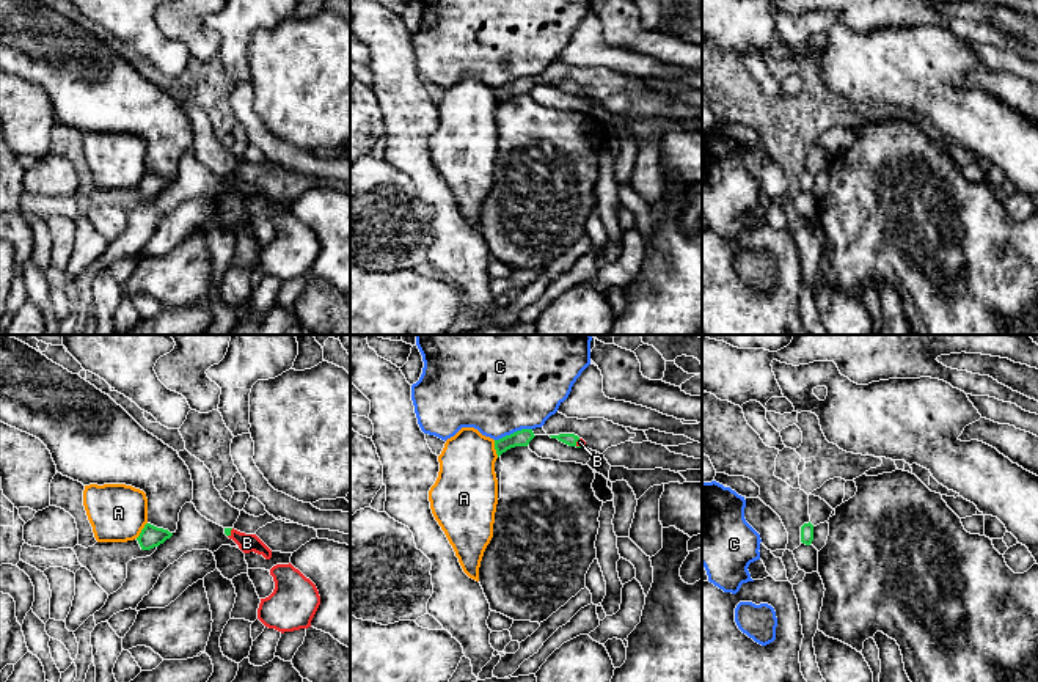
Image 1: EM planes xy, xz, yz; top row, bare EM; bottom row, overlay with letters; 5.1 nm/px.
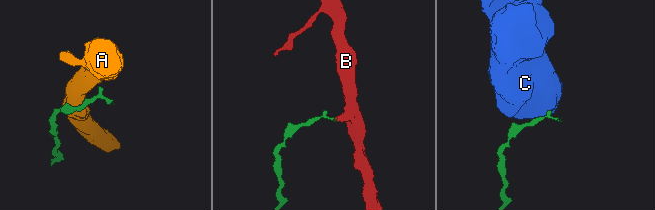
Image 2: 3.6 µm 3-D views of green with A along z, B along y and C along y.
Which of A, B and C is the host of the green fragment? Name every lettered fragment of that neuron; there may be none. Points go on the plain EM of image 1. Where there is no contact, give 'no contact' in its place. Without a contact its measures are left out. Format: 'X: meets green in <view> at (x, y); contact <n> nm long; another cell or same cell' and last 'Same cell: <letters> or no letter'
A: meets green in xz at (495, 96); contact 90 nm long; another cell
B: meets green in xz at (580, 95); contact 60 nm long; same cell
C: meets green in xz at (514, 80); contact 200 nm long; another cell
Same cell: B

